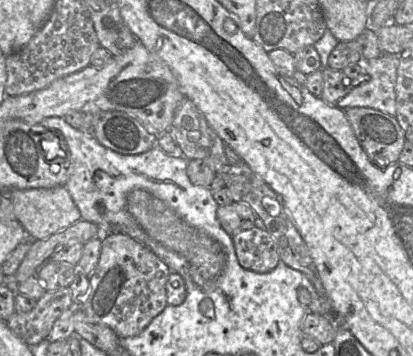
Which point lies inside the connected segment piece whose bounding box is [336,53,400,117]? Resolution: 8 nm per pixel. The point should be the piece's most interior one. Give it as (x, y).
(378, 92)

